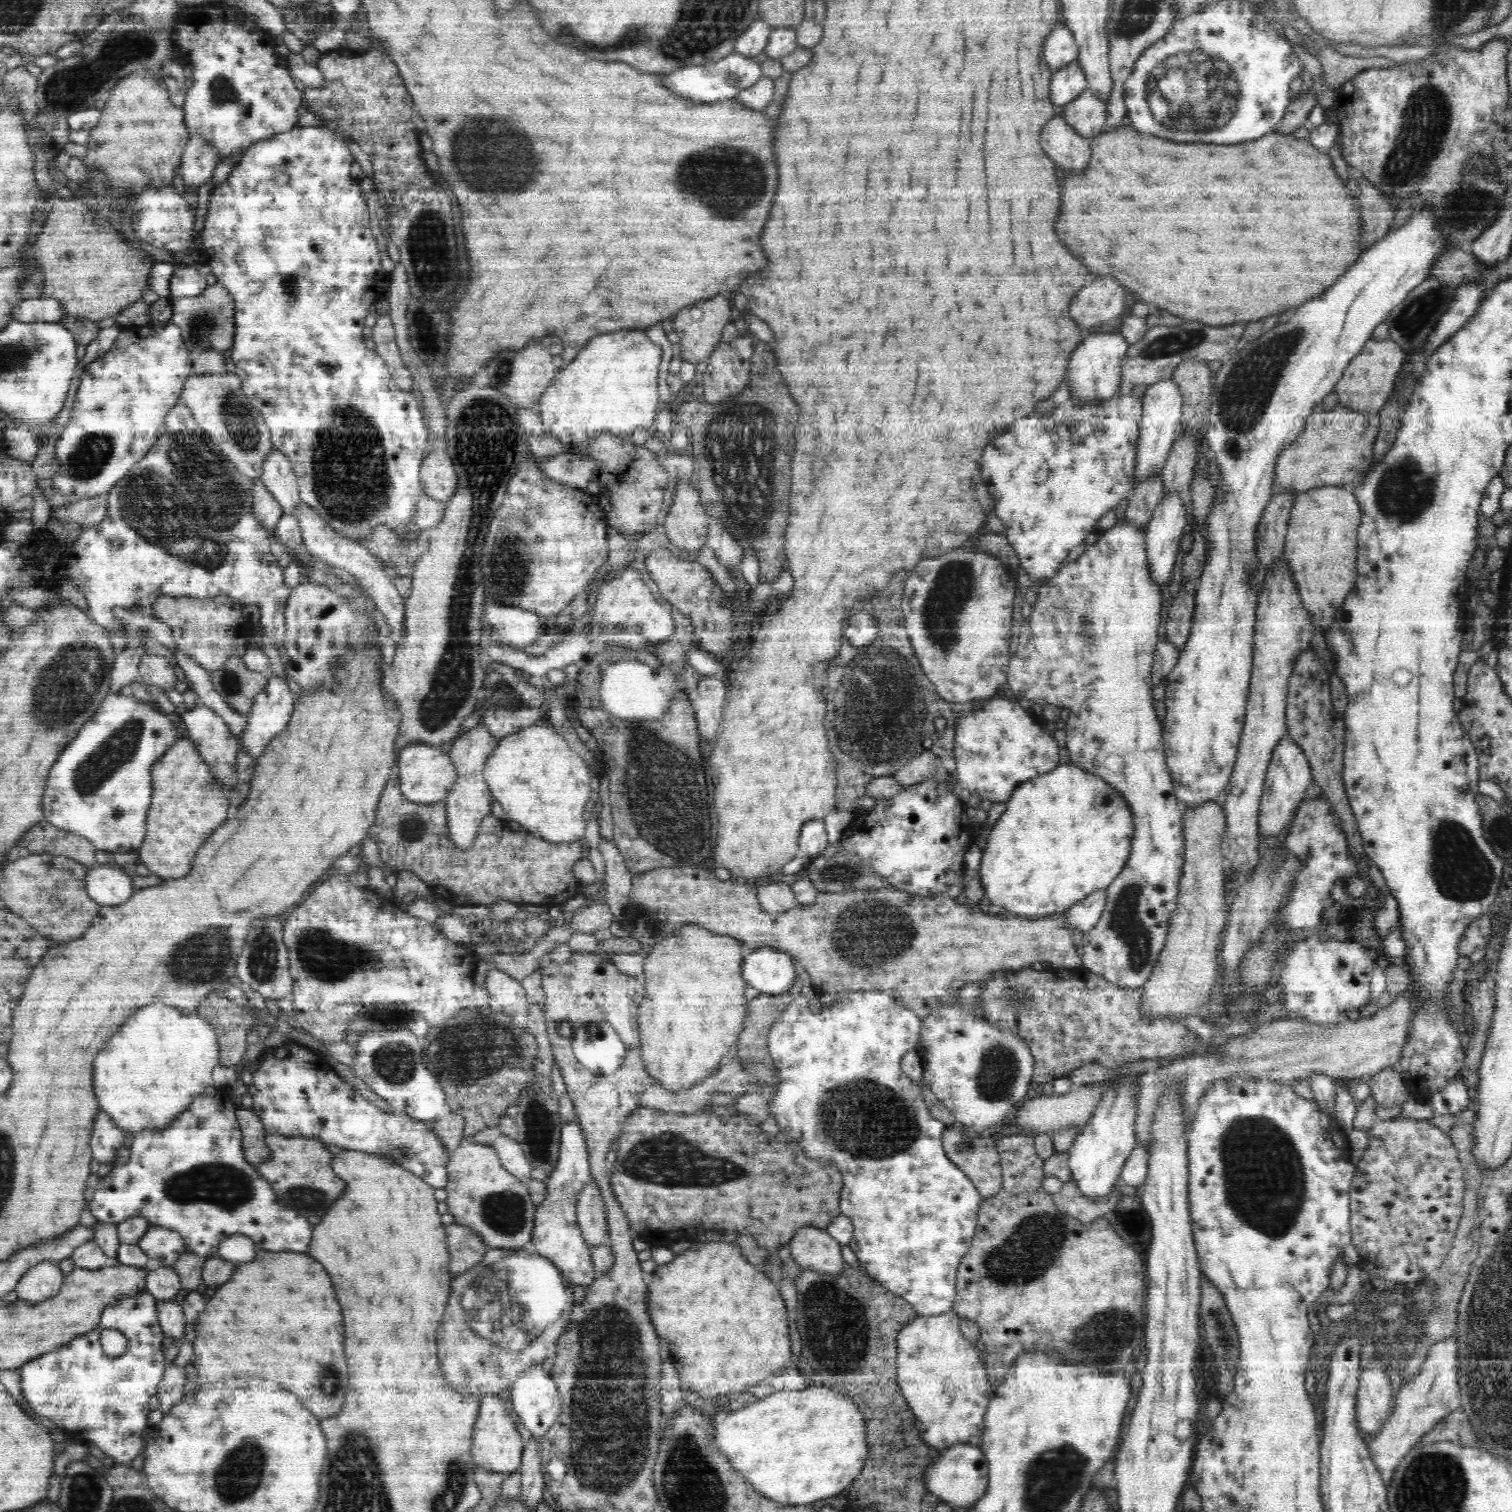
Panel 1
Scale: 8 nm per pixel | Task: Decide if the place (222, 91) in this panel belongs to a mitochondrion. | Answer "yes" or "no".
yes

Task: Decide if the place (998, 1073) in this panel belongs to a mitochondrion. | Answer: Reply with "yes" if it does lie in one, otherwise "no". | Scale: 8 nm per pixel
yes

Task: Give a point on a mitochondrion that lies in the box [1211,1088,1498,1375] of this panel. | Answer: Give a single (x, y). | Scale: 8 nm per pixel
(1263, 1183)

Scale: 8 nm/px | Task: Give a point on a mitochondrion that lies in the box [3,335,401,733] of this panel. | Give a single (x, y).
(182, 507)

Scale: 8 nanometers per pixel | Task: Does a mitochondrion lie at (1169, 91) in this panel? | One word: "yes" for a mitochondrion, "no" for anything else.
yes

